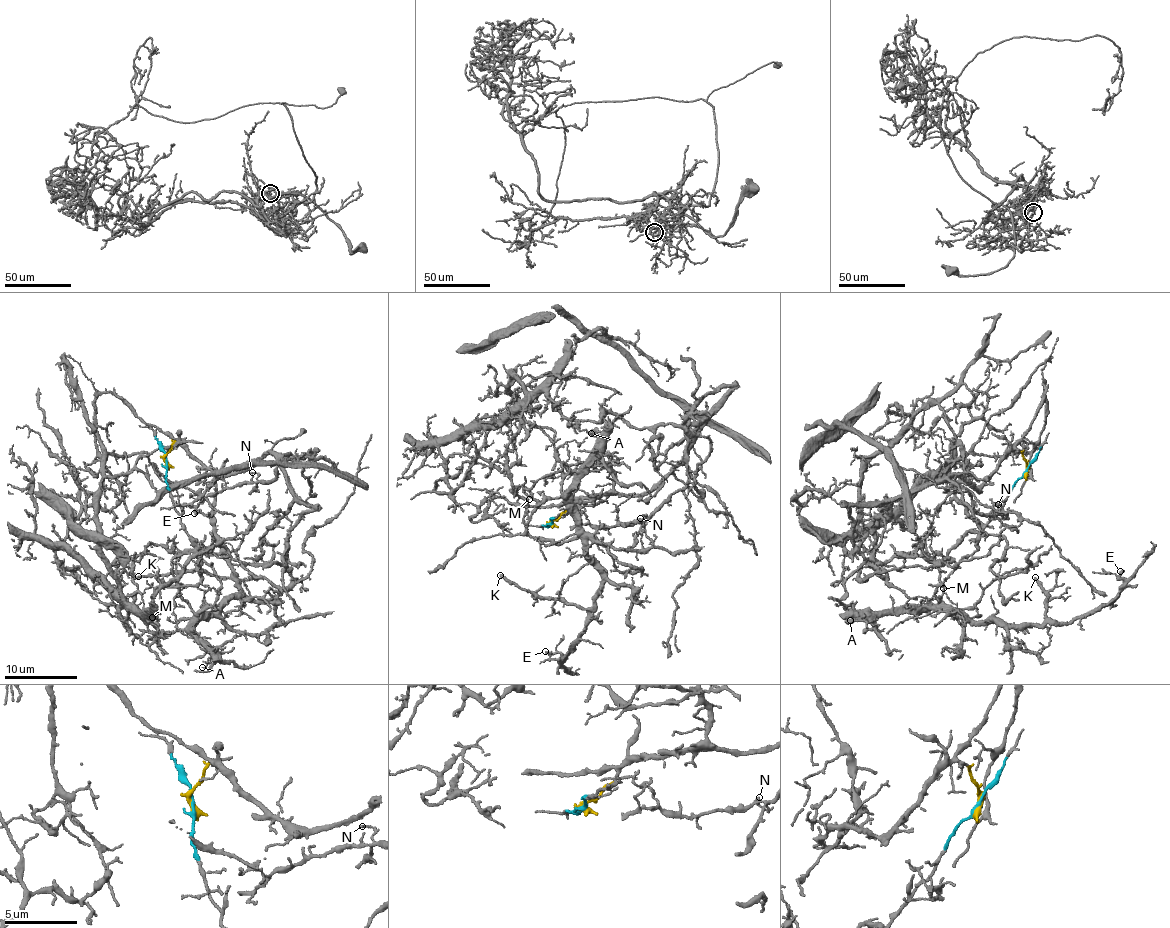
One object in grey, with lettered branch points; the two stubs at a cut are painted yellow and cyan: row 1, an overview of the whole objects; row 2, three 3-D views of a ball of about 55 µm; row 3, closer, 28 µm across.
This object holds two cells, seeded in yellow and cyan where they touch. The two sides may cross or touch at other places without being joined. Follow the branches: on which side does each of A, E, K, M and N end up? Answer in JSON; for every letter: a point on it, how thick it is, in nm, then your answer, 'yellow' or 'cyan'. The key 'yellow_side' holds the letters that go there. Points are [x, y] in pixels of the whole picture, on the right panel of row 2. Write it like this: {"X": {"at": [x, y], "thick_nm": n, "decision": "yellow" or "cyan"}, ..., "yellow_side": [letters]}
{"A": {"at": [850, 620], "thick_nm": 110, "decision": "cyan"}, "E": {"at": [1120, 571], "thick_nm": 200, "decision": "cyan"}, "K": {"at": [1035, 577], "thick_nm": 240, "decision": "cyan"}, "M": {"at": [943, 588], "thick_nm": 110, "decision": "cyan"}, "N": {"at": [998, 504], "thick_nm": 130, "decision": "yellow"}, "yellow_side": ["N"]}

